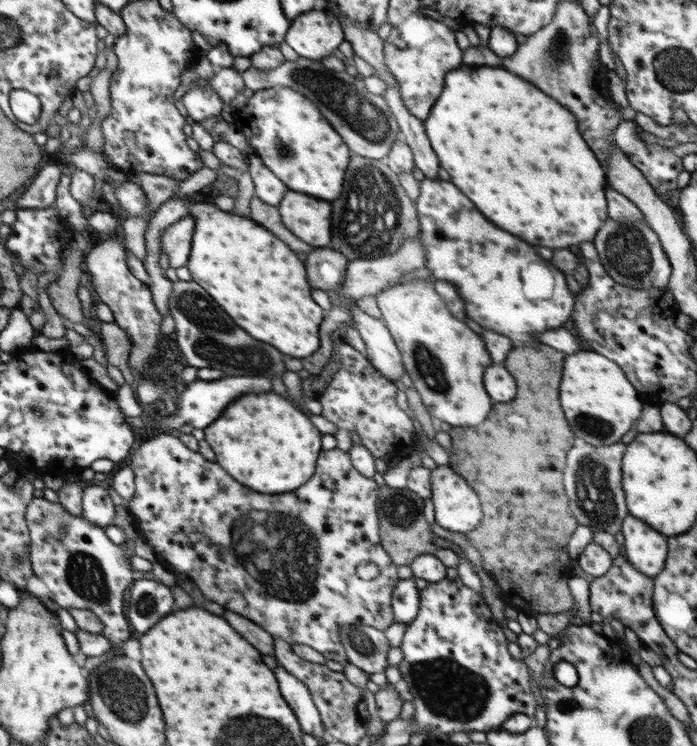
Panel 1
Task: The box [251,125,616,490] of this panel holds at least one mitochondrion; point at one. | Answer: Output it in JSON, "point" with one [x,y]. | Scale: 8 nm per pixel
{"point":[373,223]}

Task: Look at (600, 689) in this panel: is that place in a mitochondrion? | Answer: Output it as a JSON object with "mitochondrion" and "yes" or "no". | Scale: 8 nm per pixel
{"mitochondrion":"no"}

